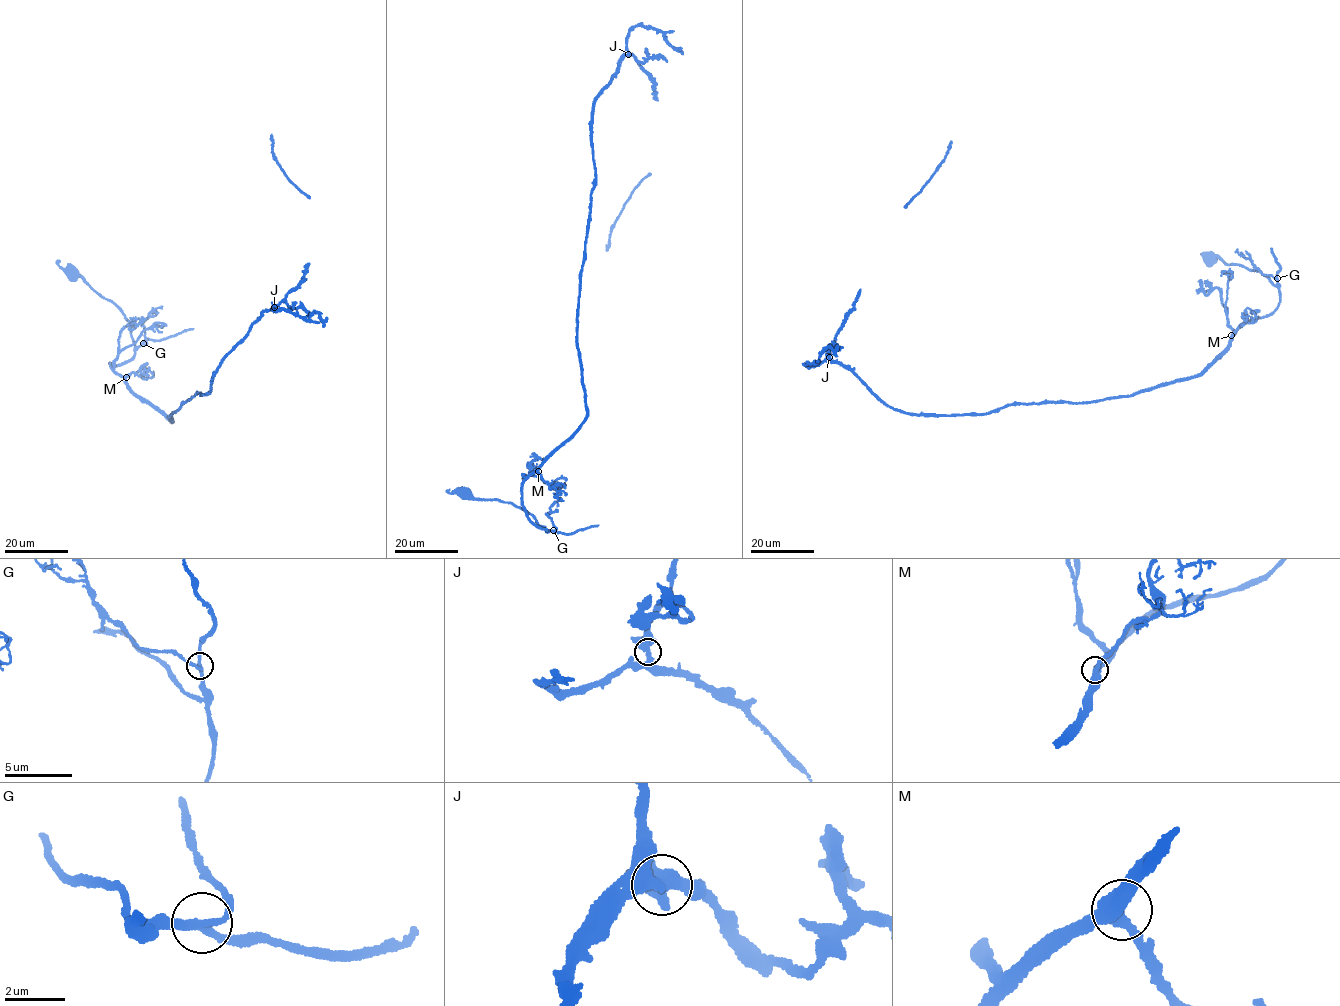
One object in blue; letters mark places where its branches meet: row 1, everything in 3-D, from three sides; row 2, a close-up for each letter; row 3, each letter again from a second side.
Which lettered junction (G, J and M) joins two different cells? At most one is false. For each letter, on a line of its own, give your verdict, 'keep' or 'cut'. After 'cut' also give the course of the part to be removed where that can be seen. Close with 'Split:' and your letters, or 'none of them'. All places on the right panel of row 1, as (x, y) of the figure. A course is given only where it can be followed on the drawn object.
G: keep
J: keep
M: keep
Split: none of them

